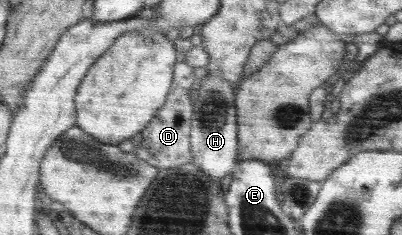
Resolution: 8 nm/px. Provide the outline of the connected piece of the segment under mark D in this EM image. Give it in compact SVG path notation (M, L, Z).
M181 60L175 68L175 82L166 105L157 113L151 124L131 139L135 153L152 166L161 169L180 168L190 164L194 159L192 151L193 125L191 124L191 88L195 84L193 68Z

